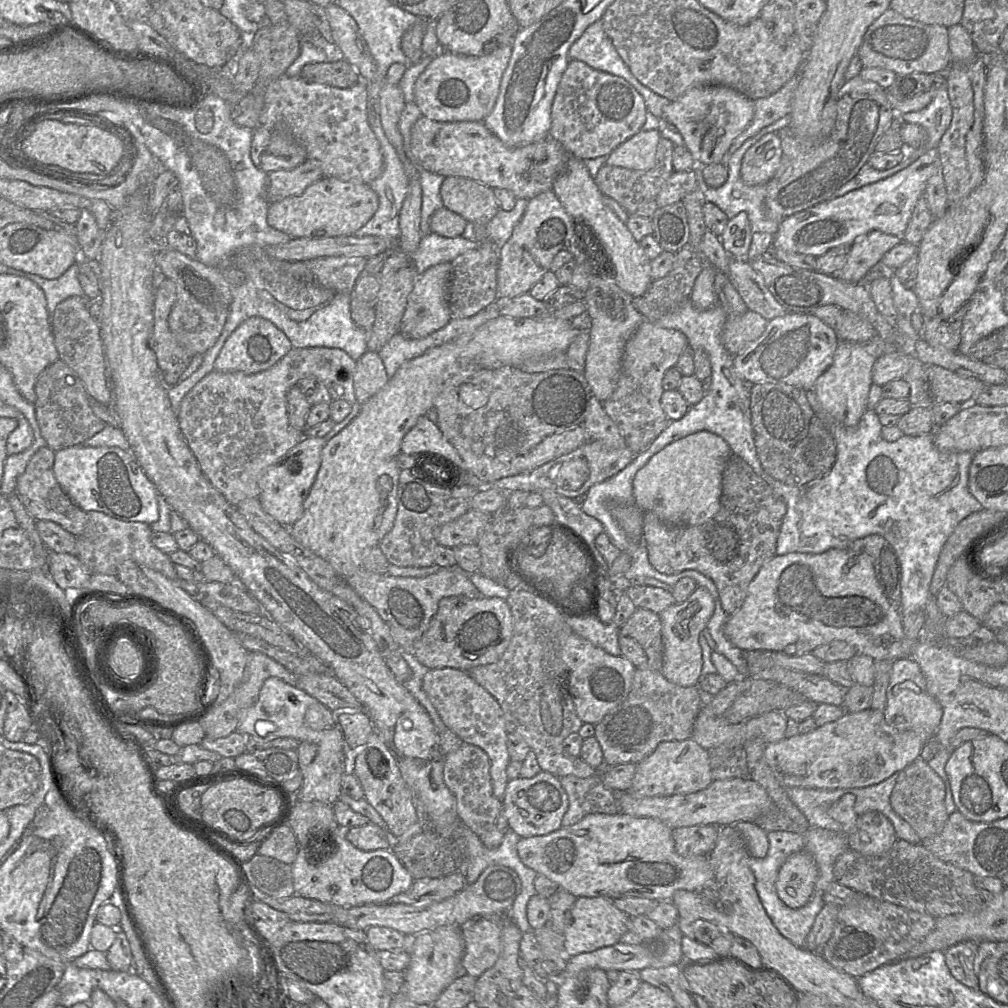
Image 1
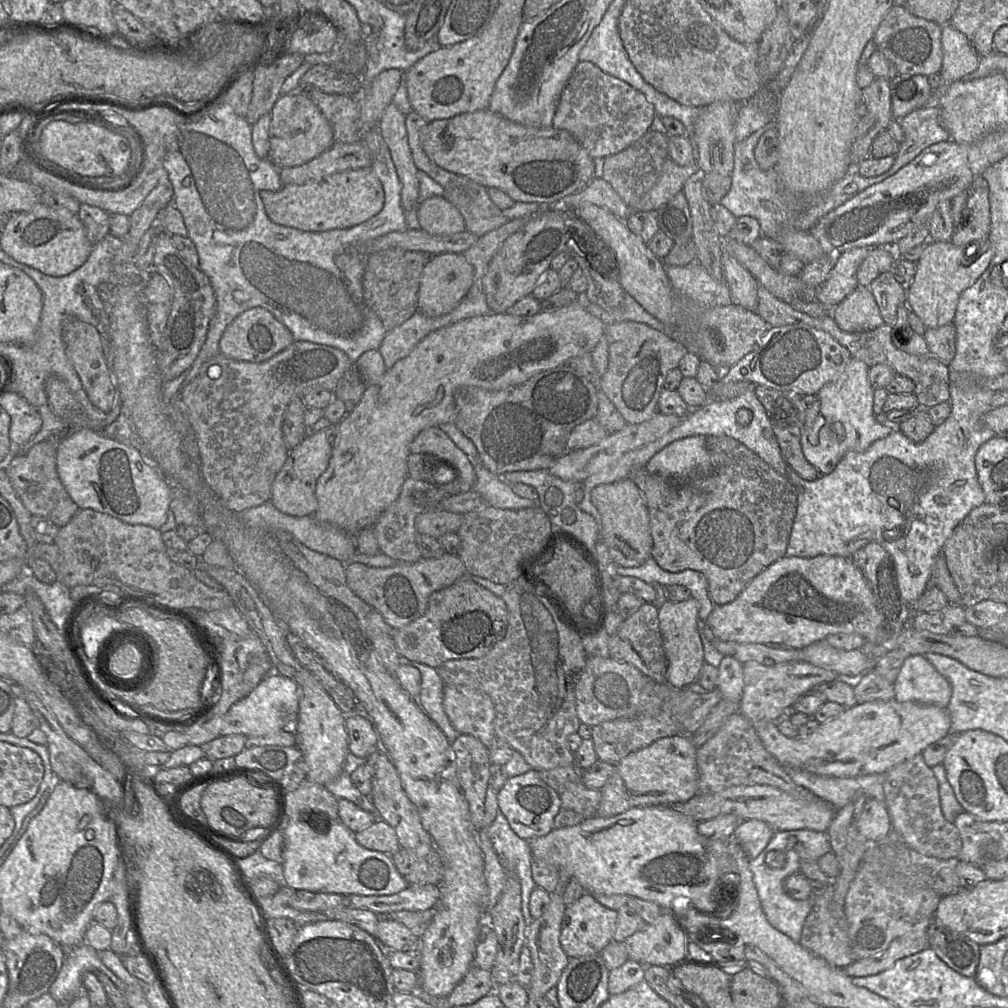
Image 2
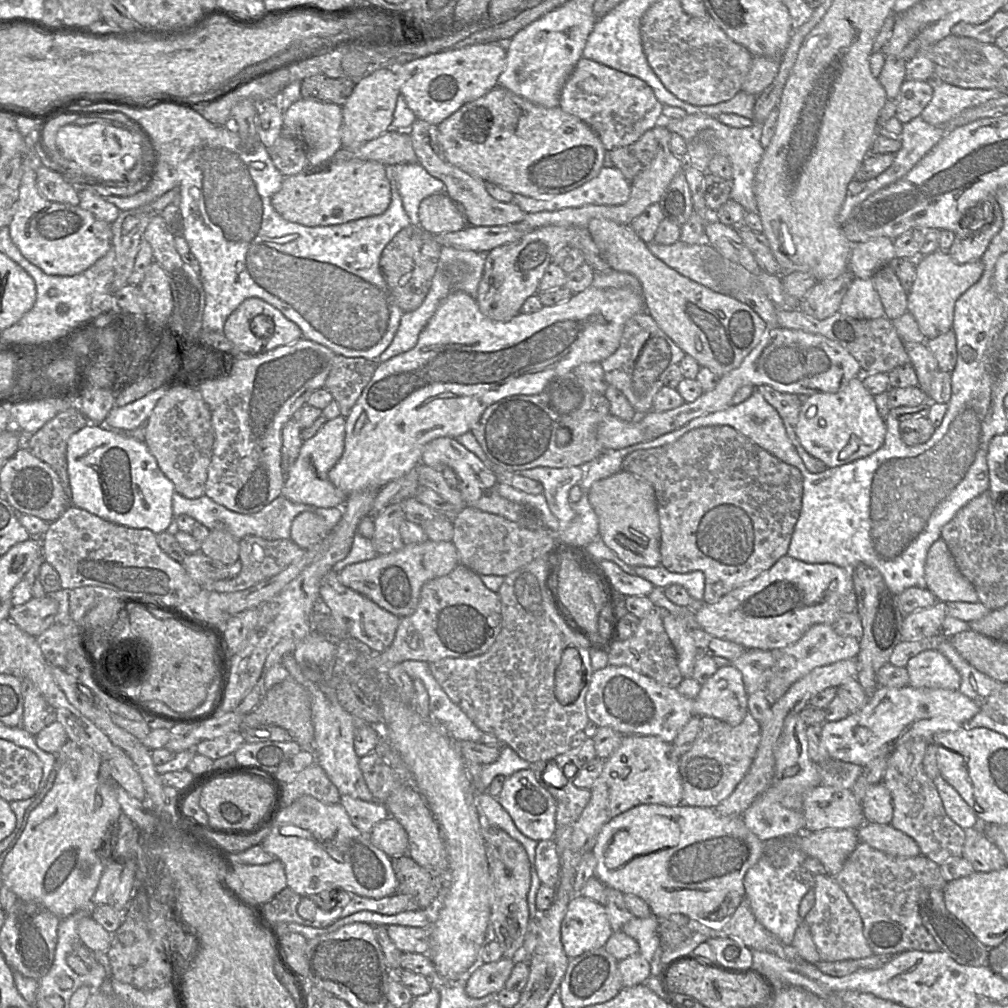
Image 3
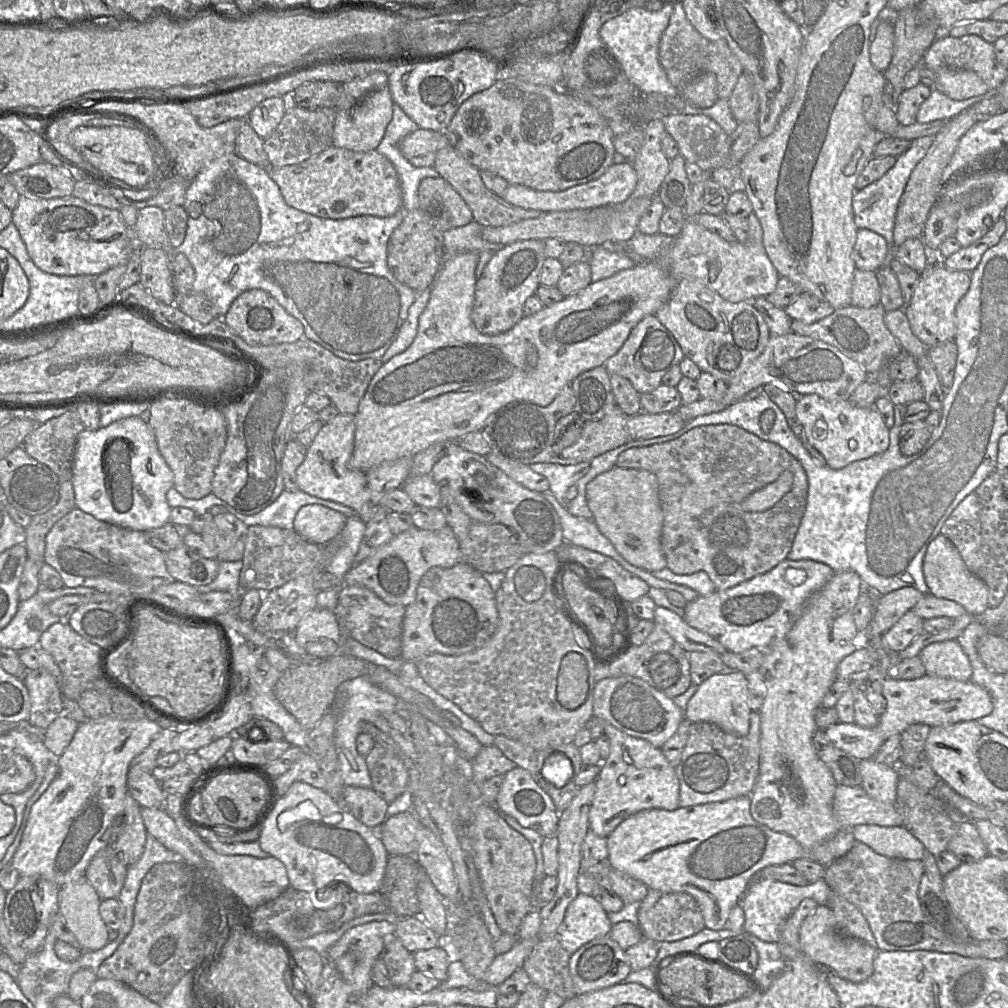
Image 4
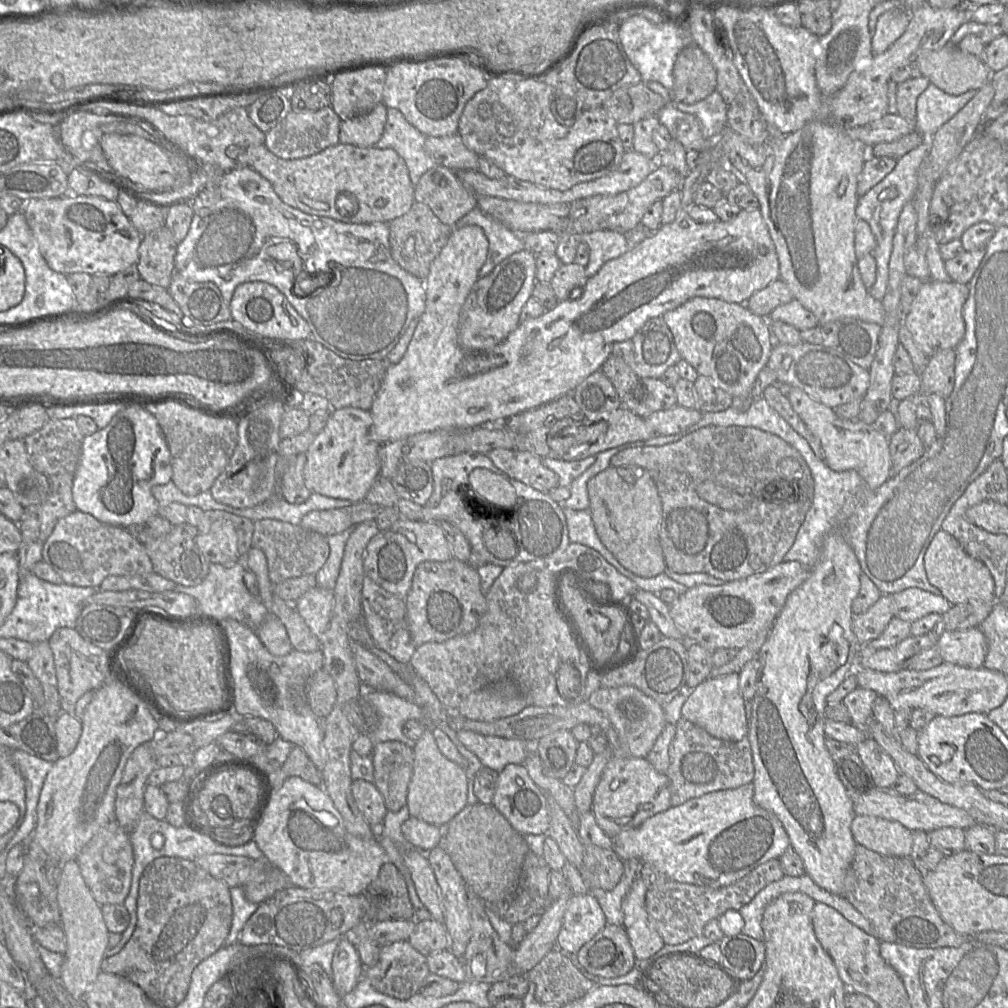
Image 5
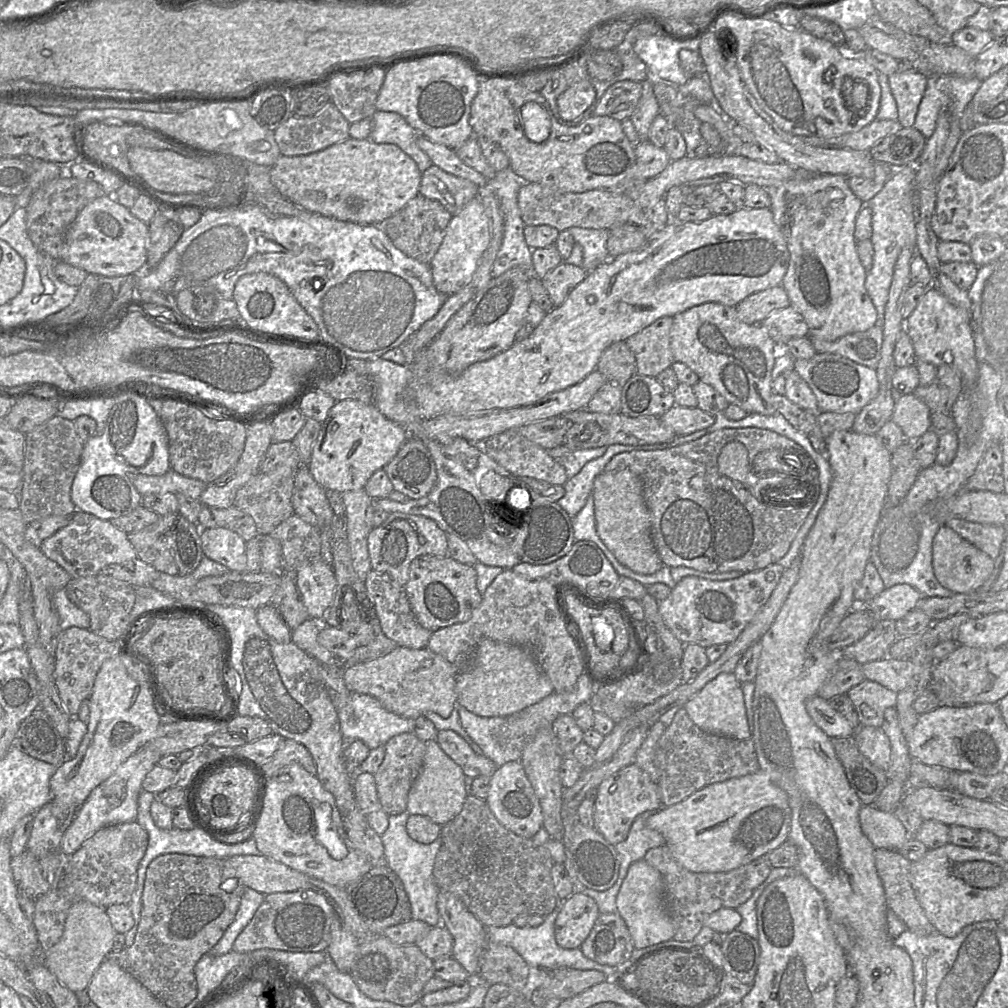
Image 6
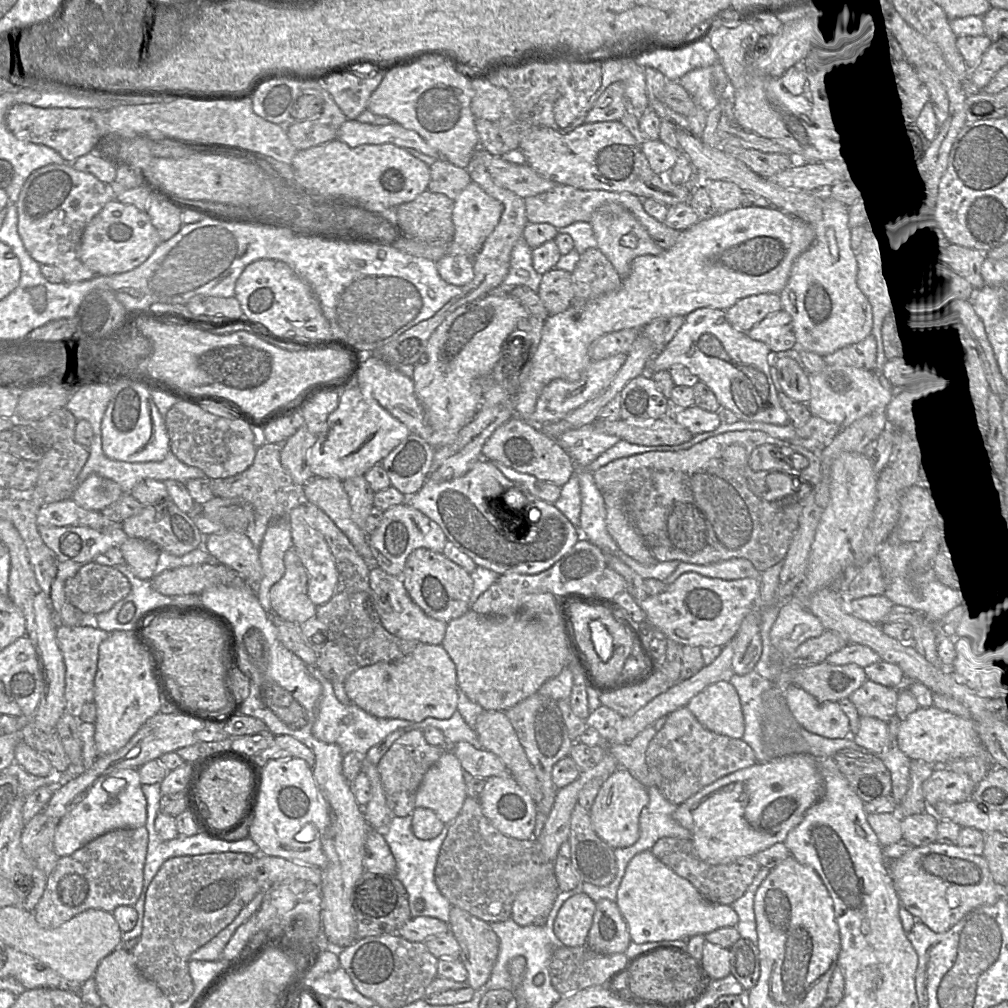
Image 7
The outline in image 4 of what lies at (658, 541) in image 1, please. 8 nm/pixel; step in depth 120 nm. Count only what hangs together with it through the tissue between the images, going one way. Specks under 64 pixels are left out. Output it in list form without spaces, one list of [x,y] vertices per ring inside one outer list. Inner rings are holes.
[[[716,424],[695,427],[680,437],[647,447],[634,447],[622,452],[616,461],[616,466],[623,469],[639,469],[653,473],[659,485],[659,500],[663,512],[663,526],[661,534],[661,546],[666,558],[667,568],[678,575],[690,575],[698,571],[704,571],[708,574],[716,590],[725,590],[734,587],[744,581],[747,581],[757,575],[766,573],[774,568],[778,563],[787,558],[793,544],[794,537],[799,528],[803,517],[807,496],[808,496],[808,478],[802,464],[789,452],[779,445],[764,441],[756,435],[730,424]],[[784,471],[790,471],[793,474],[793,483],[789,492],[787,492],[774,506],[762,512],[745,512],[740,507],[740,502],[753,492],[762,489],[769,483],[774,482]]]

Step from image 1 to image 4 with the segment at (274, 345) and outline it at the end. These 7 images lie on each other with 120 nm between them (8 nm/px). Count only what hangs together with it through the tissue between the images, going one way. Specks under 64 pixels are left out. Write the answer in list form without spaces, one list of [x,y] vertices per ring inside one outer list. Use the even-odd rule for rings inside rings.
[[[260,289],[243,292],[231,304],[224,316],[229,328],[250,346],[271,346],[294,343],[304,337],[304,327],[270,294]]]

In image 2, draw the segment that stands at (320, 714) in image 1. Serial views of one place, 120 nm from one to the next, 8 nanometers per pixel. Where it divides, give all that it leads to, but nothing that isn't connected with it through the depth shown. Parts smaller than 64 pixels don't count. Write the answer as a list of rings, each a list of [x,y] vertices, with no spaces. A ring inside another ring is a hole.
[[[272,671],[248,695],[233,704],[223,715],[220,736],[242,734],[246,737],[257,737],[278,730],[290,730],[295,734],[298,711],[298,685],[293,679]]]

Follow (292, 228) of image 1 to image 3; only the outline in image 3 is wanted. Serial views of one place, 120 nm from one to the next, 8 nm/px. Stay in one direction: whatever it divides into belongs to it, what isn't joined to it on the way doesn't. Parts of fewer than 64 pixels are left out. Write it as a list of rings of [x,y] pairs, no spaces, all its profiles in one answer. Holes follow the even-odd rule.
[[[330,159],[293,176],[284,177],[280,191],[271,198],[275,211],[285,220],[307,227],[331,226],[380,215],[391,202],[386,166],[376,161]]]

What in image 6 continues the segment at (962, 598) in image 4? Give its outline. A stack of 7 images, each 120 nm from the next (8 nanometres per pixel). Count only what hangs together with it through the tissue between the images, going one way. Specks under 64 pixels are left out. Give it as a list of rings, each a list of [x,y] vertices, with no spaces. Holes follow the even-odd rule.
[[[945,525],[937,530],[932,542],[932,565],[939,583],[953,594],[963,594],[980,588],[994,568],[994,559],[963,539]]]

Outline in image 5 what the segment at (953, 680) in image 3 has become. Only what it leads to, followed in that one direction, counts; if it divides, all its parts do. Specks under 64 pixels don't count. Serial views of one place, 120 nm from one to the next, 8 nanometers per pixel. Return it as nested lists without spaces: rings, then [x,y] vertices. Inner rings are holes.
[[[979,627],[944,632],[935,645],[943,662],[978,669],[983,666],[987,640]]]

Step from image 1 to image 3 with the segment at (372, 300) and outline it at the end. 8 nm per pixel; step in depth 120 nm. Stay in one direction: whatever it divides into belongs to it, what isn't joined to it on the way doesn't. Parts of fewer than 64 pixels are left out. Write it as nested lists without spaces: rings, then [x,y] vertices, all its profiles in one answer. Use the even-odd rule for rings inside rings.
[[[409,224],[383,249],[379,260],[380,271],[395,303],[404,313],[417,309],[424,301],[438,267],[441,248],[435,235],[419,225]]]

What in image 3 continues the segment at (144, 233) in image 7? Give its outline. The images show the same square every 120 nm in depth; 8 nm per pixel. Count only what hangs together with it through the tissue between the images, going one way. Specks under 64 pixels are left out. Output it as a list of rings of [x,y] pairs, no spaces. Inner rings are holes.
[[[36,136],[26,138],[26,155],[22,160],[22,177],[18,188],[18,200],[13,210],[13,218],[9,225],[10,237],[23,256],[48,275],[74,276],[91,267],[103,257],[111,247],[111,224],[97,219],[91,212],[80,206],[52,202],[44,198],[37,187],[36,170],[41,165],[36,156]]]

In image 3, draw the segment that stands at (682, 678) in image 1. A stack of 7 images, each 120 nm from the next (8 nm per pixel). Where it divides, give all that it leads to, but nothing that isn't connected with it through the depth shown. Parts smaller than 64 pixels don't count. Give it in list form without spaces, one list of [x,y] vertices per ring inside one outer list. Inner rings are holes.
[[[670,613],[662,618],[662,622],[677,653],[678,667],[682,676],[691,678],[699,651],[690,635],[687,623]]]

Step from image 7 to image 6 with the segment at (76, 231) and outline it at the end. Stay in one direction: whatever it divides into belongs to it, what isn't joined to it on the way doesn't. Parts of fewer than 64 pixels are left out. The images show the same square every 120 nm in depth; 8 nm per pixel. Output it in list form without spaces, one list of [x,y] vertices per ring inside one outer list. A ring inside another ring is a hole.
[[[58,177],[45,182],[34,192],[26,207],[26,225],[31,241],[40,252],[56,262],[62,260],[62,248],[68,228],[86,205],[104,195],[101,186],[91,180]]]

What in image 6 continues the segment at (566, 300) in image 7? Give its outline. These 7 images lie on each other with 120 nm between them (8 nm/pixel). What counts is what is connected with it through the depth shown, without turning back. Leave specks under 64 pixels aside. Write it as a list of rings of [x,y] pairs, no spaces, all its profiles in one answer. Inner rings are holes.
[[[566,262],[560,263],[541,279],[554,307],[558,307],[567,298],[568,294],[580,284],[588,272],[582,267]]]

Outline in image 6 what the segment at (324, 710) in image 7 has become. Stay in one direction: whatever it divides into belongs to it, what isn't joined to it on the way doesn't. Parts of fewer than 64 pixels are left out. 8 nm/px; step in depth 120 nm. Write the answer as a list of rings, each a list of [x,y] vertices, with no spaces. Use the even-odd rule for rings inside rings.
[[[351,692],[346,703],[336,708],[336,712],[344,740],[360,740],[370,750],[384,745],[389,739],[398,734],[414,732],[414,720],[403,718],[386,710],[376,698],[367,694]]]

